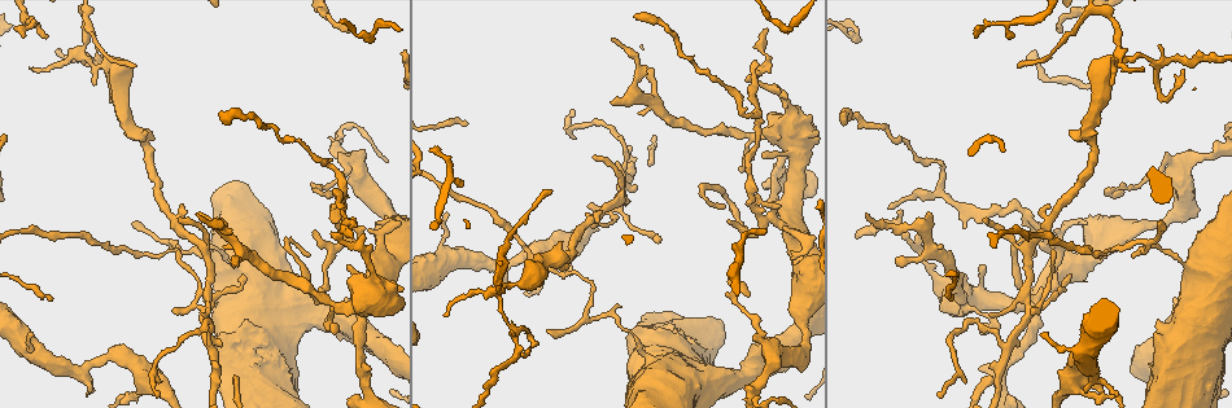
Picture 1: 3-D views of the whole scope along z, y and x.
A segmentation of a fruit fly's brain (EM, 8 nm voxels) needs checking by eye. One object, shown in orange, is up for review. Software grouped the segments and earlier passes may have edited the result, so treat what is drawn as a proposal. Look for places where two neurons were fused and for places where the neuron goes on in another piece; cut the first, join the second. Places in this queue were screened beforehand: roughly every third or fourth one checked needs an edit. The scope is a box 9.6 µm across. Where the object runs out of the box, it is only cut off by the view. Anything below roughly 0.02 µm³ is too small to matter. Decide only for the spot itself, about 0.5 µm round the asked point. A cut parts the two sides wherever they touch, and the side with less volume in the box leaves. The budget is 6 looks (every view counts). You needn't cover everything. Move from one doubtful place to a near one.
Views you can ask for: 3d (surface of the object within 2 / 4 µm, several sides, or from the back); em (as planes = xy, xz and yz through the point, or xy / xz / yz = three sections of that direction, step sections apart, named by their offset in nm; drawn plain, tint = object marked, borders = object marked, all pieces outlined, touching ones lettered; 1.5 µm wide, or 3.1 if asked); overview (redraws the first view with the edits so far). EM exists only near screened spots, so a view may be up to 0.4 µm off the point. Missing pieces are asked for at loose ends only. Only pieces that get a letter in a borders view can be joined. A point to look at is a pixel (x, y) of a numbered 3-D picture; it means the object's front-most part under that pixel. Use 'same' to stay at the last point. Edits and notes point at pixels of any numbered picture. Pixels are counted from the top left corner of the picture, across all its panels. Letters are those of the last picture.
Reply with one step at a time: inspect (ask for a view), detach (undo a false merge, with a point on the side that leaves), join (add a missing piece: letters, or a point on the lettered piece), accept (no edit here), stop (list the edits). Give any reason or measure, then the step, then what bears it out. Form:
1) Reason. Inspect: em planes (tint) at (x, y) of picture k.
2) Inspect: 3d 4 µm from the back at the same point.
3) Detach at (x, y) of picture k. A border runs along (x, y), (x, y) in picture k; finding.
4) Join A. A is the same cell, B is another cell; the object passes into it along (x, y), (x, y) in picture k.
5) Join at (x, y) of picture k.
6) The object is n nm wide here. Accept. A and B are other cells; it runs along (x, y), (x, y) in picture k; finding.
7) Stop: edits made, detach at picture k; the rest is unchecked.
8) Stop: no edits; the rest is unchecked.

An open end. Inspect: 3d 4 µm at (981, 371) of picture 1.

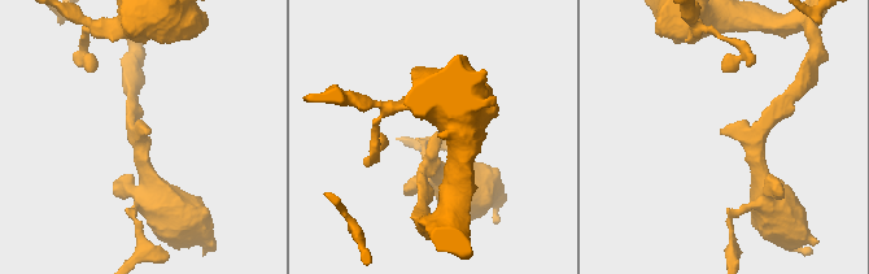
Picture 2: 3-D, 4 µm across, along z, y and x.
The arms are 200, 220 nm wide. Inspect: em yz step 8 (borders) at (724, 133) of picture 2.

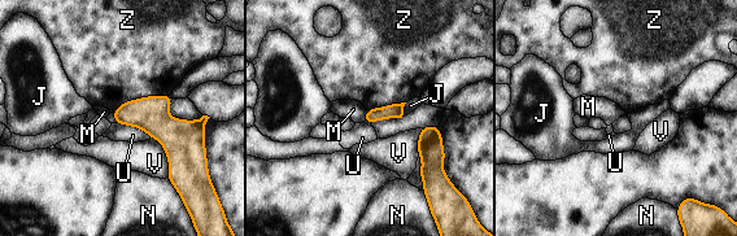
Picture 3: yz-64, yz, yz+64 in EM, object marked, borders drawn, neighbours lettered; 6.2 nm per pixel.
Accept. J, M, N, U, V and Z are other cells; a border runs along (116, 122), (135, 126), (149, 138) in picture 3; none of them fits.

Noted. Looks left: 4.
Thin end. Inspect: em planes (borders) at (1040, 333) of picture 1.

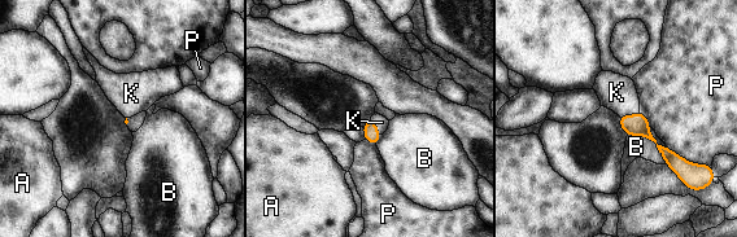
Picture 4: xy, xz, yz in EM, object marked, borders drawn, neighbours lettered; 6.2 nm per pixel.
Join K. K is the same cell, A, B and P are other cells; the object passes into it along (636, 124), (628, 115), (616, 92) in picture 4; the neuron continues.

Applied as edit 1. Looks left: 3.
An open end. Inspect: 3d 2 µm at (339, 153) of picture 1.

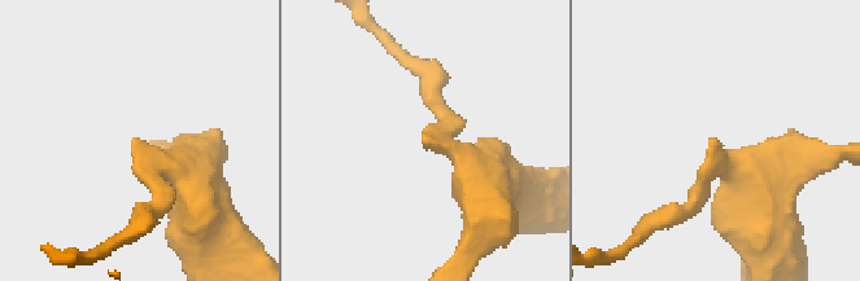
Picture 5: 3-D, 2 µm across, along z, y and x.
Inspect: em yz step 8 (borders) at (133, 138) of picture 5.

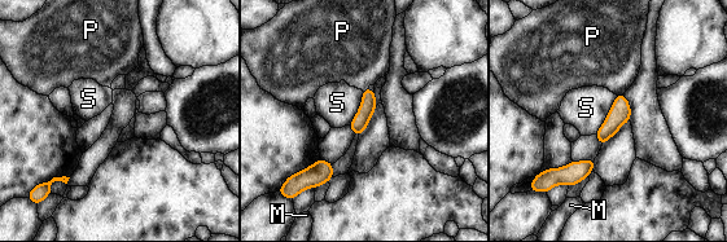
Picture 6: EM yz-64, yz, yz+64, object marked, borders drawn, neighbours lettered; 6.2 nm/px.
Accept. M, P and S are other cells; it runs along (368, 91), (368, 106), (357, 132) in picture 6; no lettered piece goes on from it.

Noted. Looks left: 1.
Stop: edits made, join at picture 4; the rest is unchecked.

